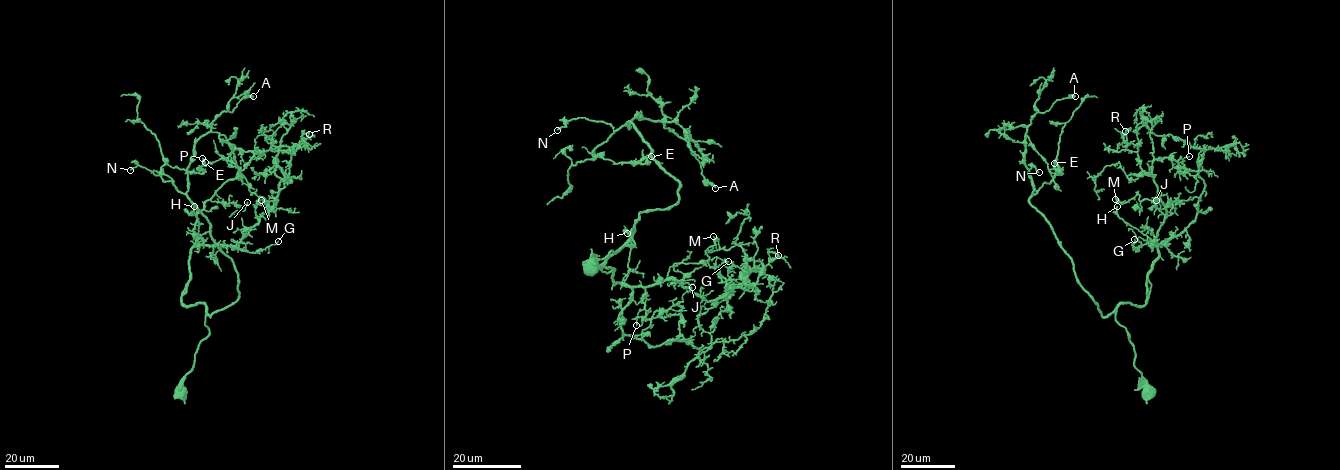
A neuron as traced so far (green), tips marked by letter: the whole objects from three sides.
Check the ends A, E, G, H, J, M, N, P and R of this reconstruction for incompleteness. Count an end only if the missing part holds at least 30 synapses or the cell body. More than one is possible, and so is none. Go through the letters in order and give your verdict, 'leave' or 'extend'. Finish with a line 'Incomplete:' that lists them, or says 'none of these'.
A: leave
E: leave
G: leave
H: leave
J: leave
M: leave
N: extend
P: leave
R: leave
Incomplete: N

